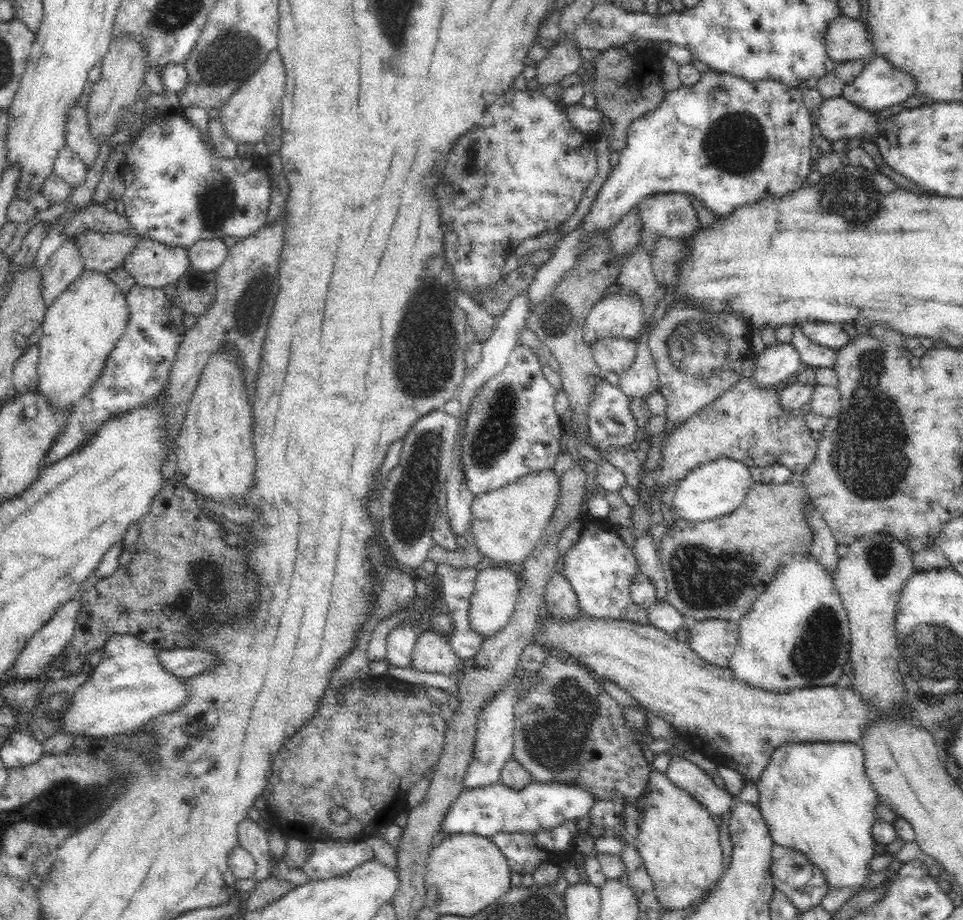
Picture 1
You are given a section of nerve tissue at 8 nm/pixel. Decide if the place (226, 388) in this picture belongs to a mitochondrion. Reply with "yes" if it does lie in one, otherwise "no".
no

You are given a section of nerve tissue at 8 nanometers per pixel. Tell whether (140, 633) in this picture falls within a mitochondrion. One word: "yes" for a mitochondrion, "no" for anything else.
no

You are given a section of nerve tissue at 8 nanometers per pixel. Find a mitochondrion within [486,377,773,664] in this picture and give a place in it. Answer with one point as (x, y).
(705, 577)

